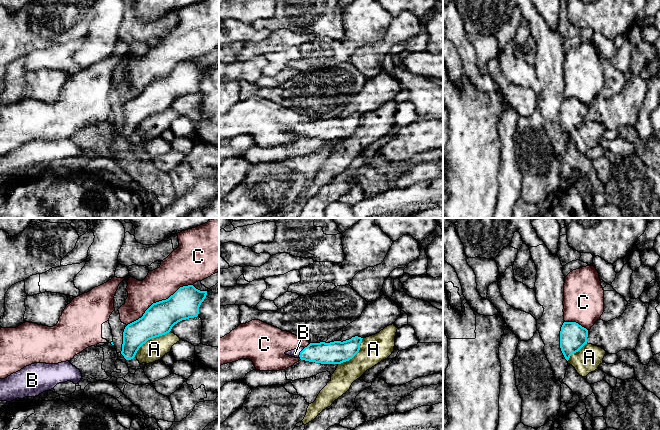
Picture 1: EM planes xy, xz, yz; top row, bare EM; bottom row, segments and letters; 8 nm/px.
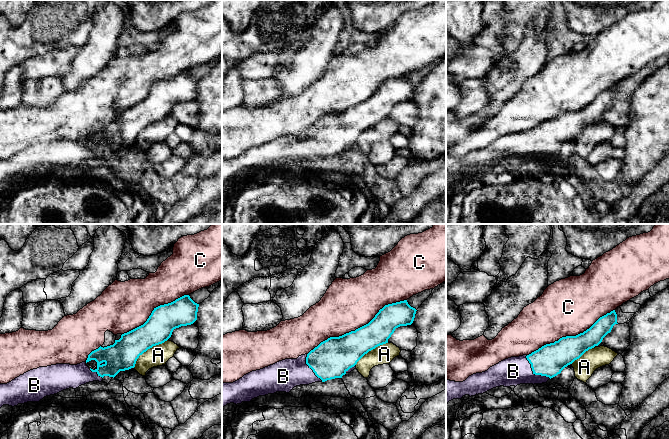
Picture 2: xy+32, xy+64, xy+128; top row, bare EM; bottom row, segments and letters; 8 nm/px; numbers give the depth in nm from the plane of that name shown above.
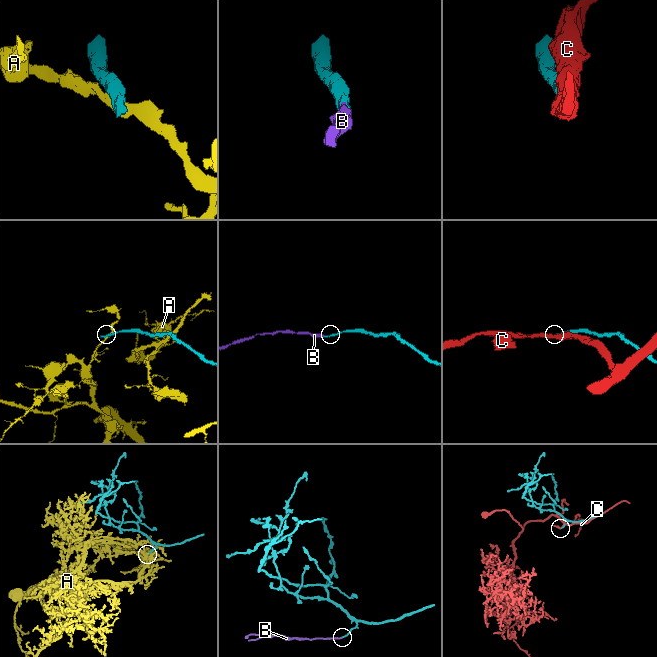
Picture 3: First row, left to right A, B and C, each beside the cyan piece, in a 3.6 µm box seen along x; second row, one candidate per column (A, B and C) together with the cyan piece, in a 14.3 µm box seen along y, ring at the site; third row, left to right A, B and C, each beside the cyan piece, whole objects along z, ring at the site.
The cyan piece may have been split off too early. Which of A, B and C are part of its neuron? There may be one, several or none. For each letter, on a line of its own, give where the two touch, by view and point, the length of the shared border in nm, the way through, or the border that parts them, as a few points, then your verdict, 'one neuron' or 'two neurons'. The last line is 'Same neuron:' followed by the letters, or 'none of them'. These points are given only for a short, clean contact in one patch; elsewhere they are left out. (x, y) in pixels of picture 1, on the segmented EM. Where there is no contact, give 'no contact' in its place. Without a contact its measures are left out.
A: xy (150, 338) | 360 nm | two neurons
B: xz (300, 353) | 90 nm | one neuron
C: xy (159, 301) | 600 nm | two neurons
Same neuron: B

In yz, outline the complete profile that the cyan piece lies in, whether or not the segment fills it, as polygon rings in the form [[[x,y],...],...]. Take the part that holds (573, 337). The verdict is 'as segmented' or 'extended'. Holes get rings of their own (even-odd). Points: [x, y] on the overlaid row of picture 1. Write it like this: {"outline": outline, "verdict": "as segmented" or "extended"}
{"outline": [[[563,323],[560,331],[560,348],[567,361],[587,343],[587,337],[588,330],[578,323]]], "verdict": "as segmented"}

